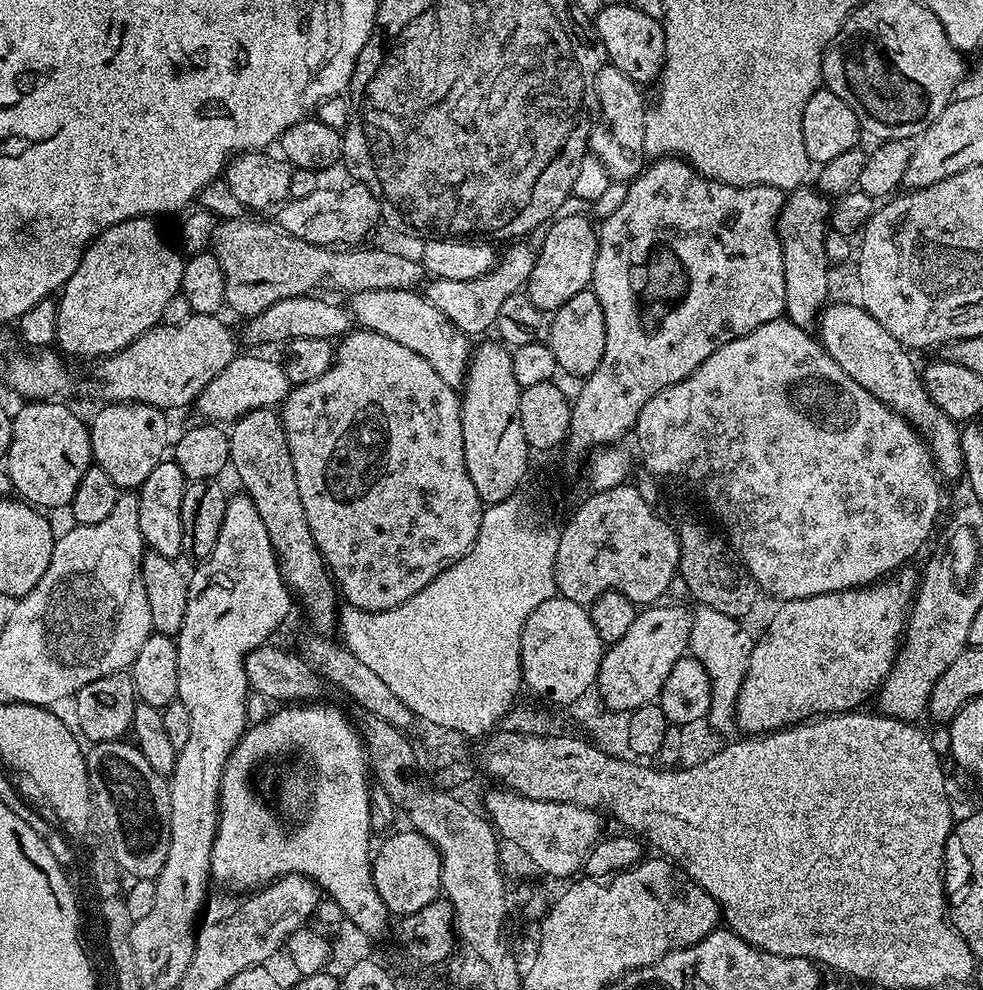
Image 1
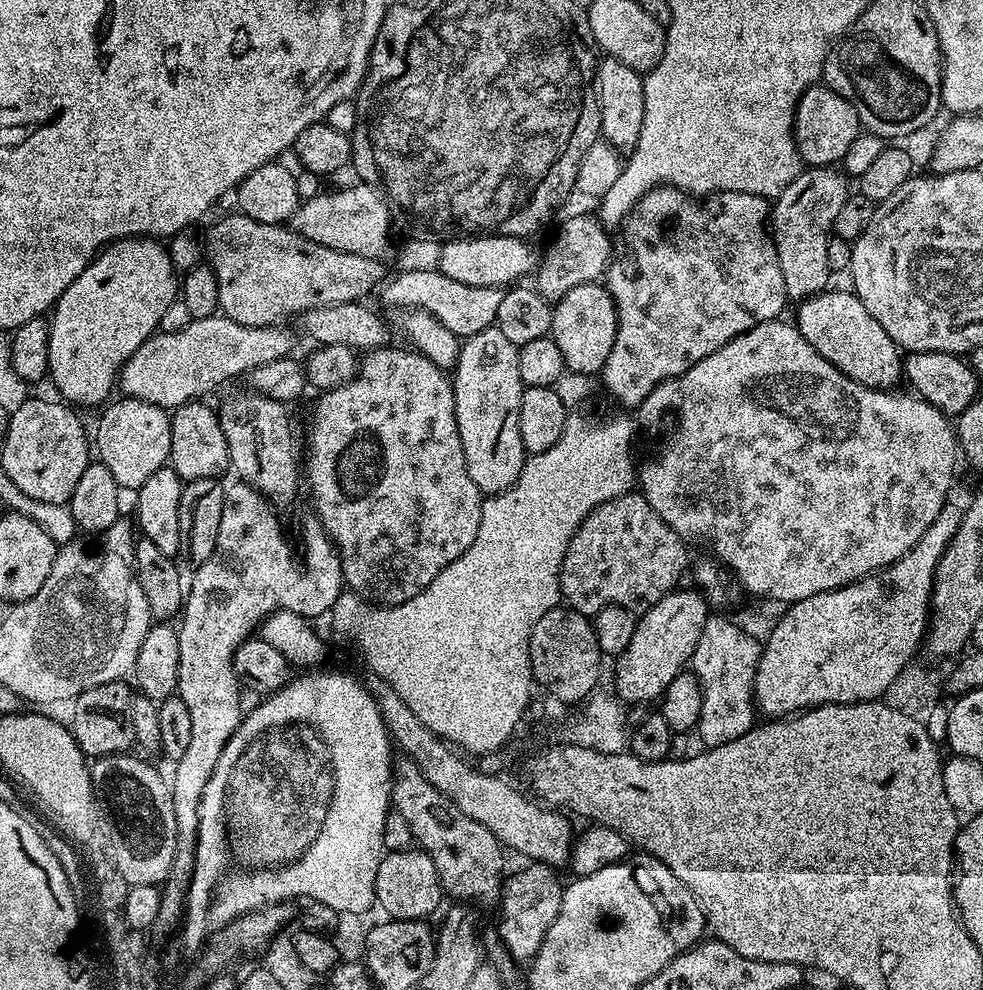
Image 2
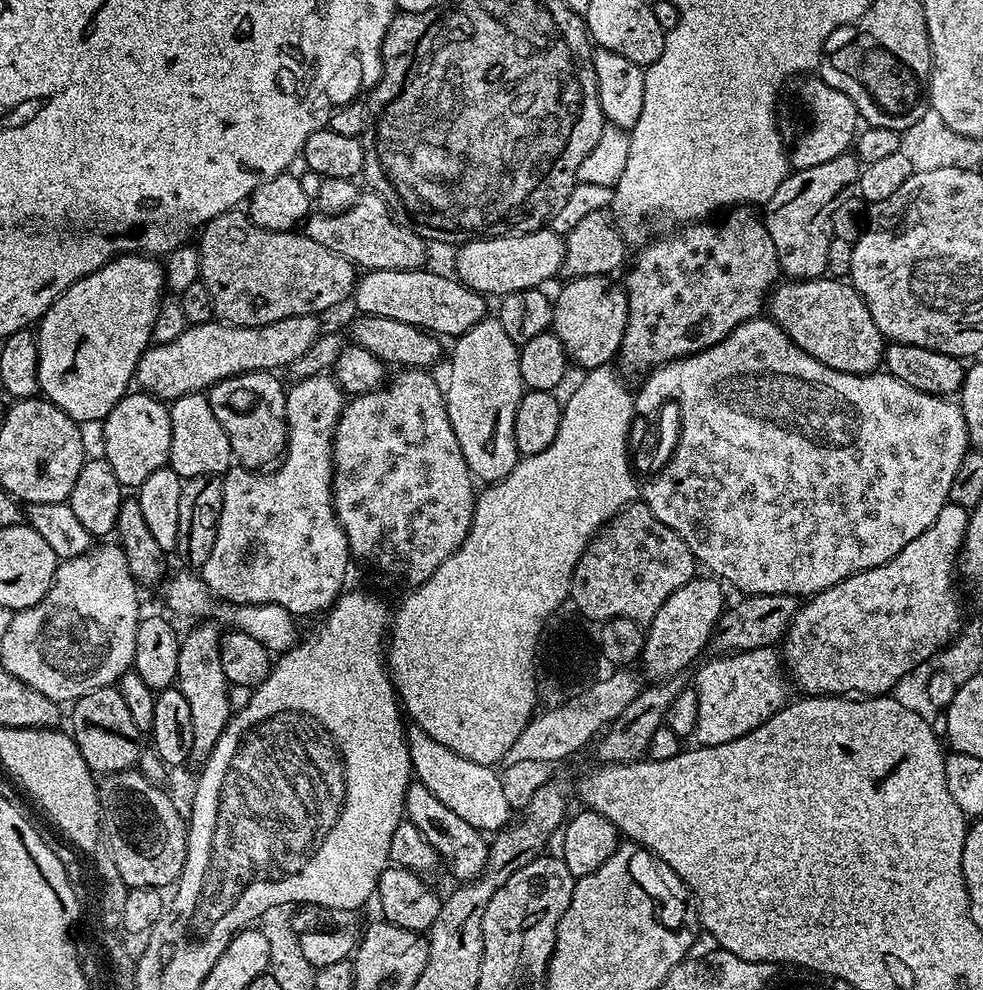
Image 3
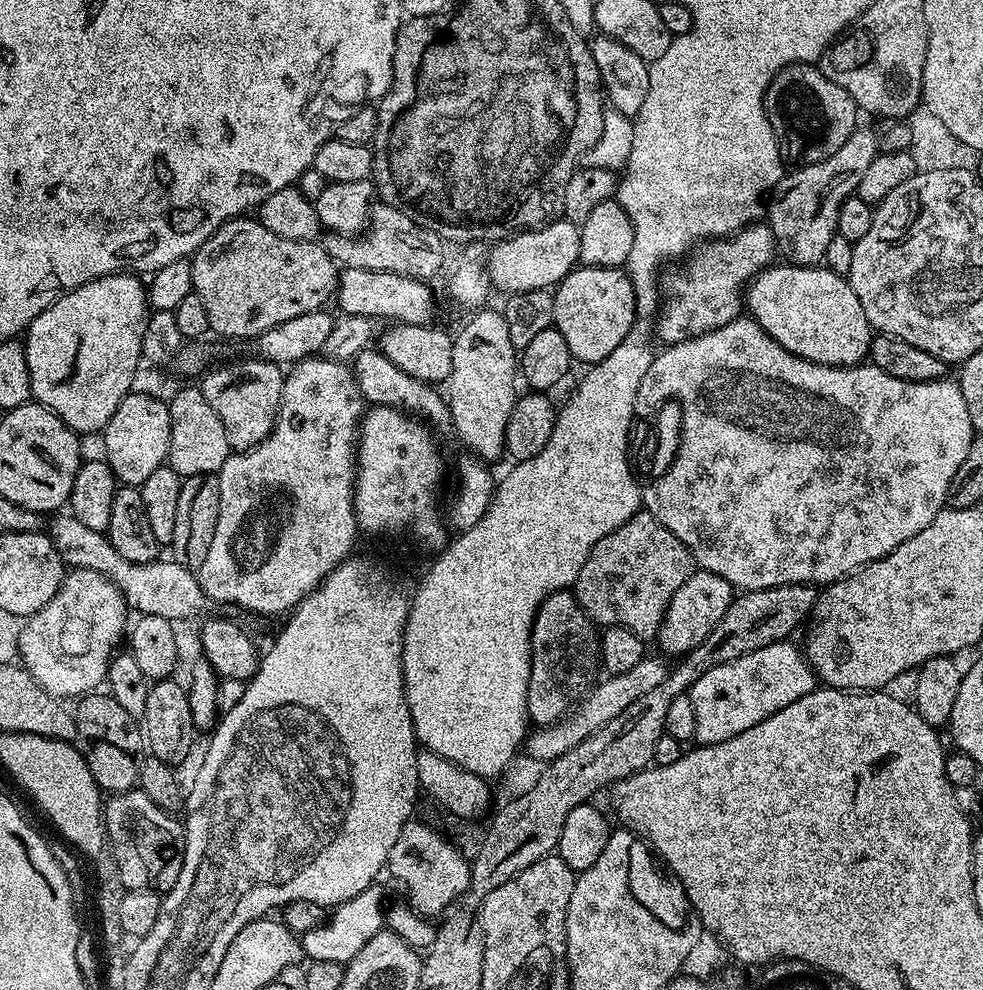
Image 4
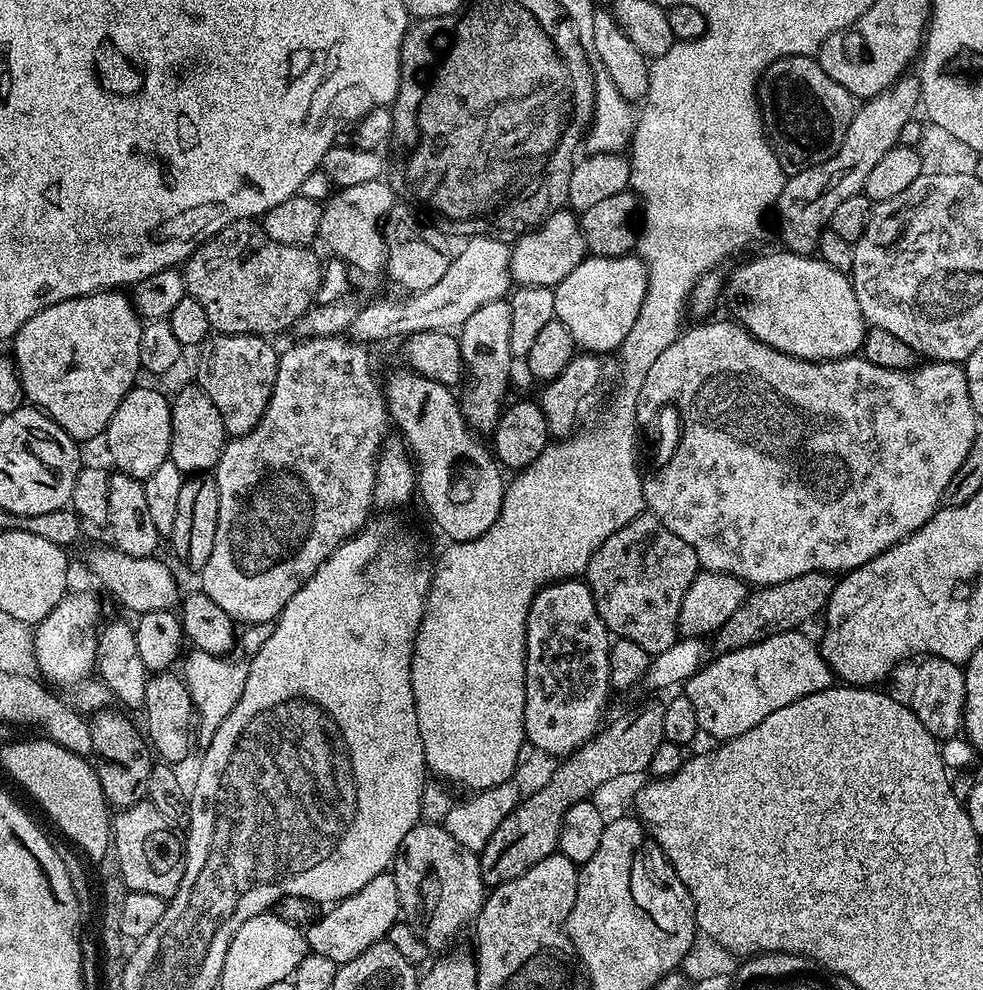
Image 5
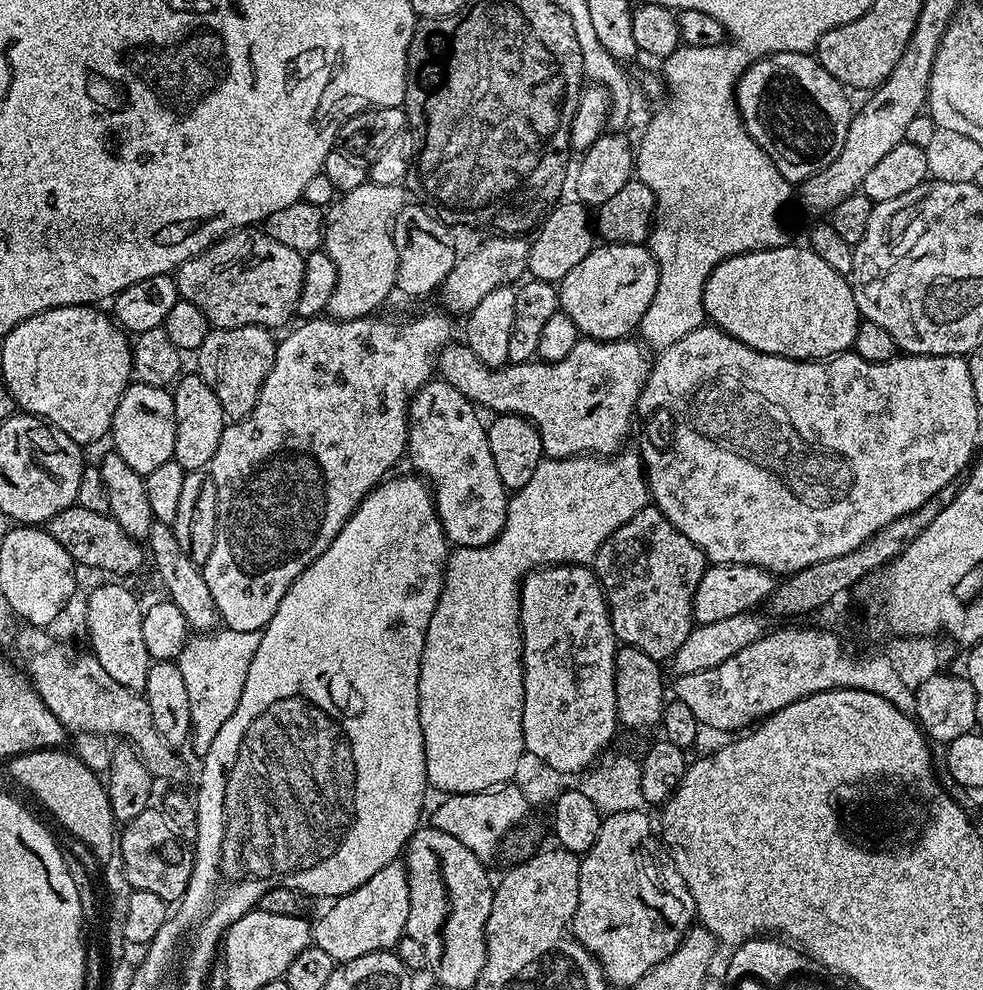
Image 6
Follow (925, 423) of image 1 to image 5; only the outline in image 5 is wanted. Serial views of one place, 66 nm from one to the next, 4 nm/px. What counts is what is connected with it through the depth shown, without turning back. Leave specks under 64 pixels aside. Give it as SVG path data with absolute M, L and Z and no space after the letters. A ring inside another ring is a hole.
M787 250L779 251L746 261L733 270L729 280L727 277L726 304L728 300L731 319L762 343L800 360L842 360L845 356L857 355L864 347L866 321L851 279L815 255L799 256Z

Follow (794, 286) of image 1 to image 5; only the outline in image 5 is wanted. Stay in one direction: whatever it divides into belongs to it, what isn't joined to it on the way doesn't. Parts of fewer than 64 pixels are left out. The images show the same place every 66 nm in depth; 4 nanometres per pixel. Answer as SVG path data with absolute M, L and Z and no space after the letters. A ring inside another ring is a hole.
M905 74L896 83L890 85L882 94L867 97L864 104L855 109L852 114L852 121L846 130L846 138L842 138L842 146L826 162L818 166L810 166L801 172L791 173L784 181L784 189L780 197L776 199L774 209L774 220L780 223L780 240L785 249L799 256L813 255L820 247L820 233L831 225L832 215L841 202L851 196L861 195L864 191L866 177L870 175L870 170L874 170L874 165L882 159L882 154L886 150L899 145L899 135L902 126L908 120L917 115L920 104L920 78L916 74Z

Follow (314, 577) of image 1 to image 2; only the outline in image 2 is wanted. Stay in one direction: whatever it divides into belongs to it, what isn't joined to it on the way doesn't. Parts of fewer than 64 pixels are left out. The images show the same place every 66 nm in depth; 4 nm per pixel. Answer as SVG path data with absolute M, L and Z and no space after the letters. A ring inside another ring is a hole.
M251 390L232 392L218 404L222 434L226 434L228 443L231 471L236 471L243 483L249 484L277 509L294 503L296 491L302 488L302 472L296 469L296 440L292 437L292 420L284 408L287 408L285 401Z

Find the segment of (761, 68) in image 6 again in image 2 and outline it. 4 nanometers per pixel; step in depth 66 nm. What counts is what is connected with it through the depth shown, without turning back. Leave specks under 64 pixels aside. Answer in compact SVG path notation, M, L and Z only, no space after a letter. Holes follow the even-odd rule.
M813 86L800 95L792 123L792 133L798 146L801 161L808 166L836 166L850 150L854 138L862 134L862 125L854 106L832 88Z

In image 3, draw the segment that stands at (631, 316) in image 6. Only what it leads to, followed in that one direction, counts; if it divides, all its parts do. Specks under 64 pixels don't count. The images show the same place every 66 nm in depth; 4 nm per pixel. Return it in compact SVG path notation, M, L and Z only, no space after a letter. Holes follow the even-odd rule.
M611 275L606 276L577 276L575 278L569 279L567 281L568 285L565 286L564 289L561 290L560 293L555 293L554 303L552 306L552 326L551 331L556 333L556 337L558 338L558 342L562 342L562 346L566 350L566 354L568 355L569 361L573 365L576 364L580 367L580 370L587 370L589 368L603 368L605 366L611 365L613 361L617 359L620 343L622 342L622 338L626 334L626 326L628 325L628 293L625 291L623 287L620 288L615 284L613 277Z

